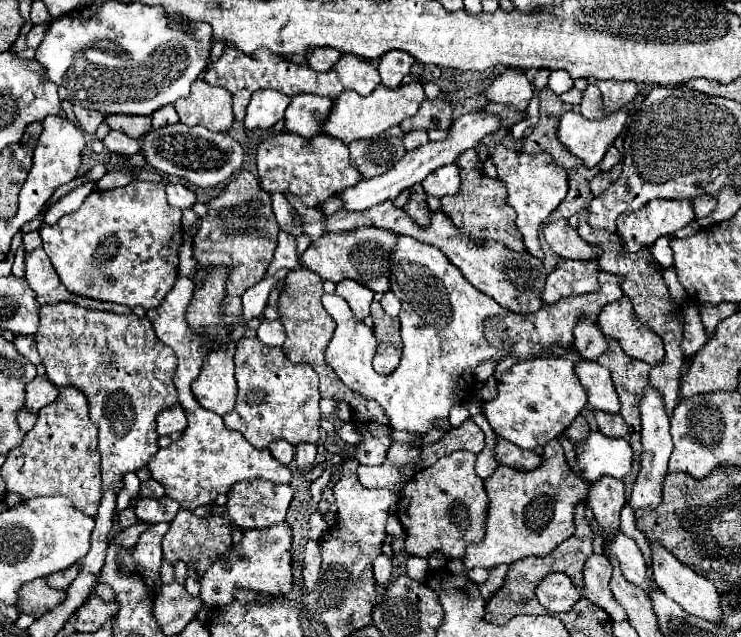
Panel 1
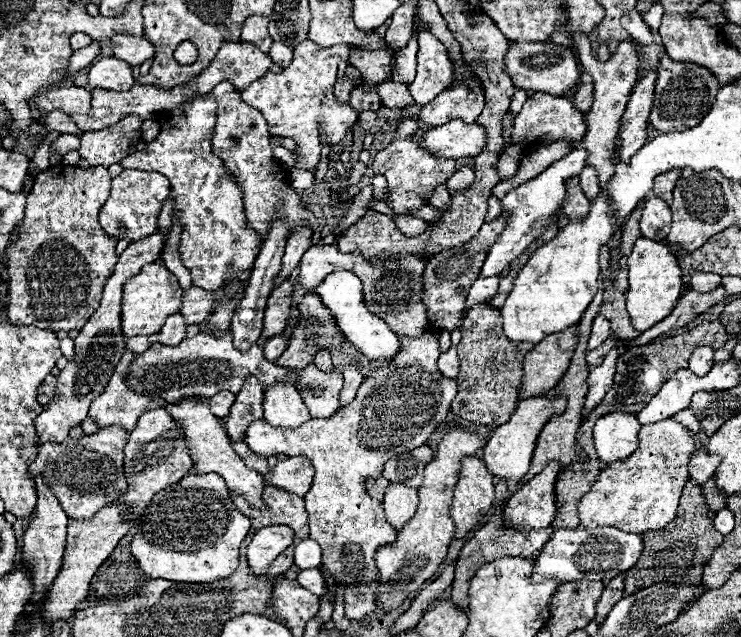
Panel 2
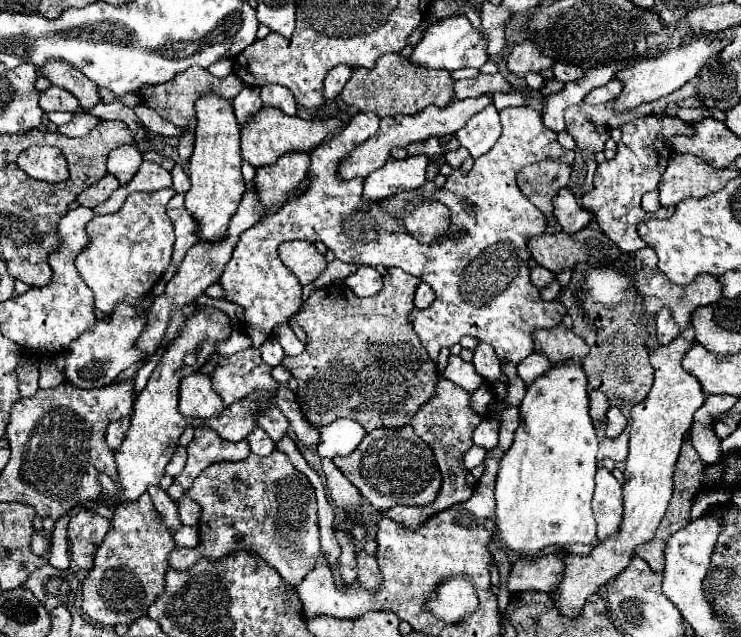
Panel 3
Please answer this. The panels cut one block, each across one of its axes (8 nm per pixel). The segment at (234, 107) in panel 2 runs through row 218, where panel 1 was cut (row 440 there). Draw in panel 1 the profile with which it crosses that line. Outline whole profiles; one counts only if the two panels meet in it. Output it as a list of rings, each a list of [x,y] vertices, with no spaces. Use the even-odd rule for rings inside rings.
[[[240,338],[236,342],[234,364],[238,398],[234,410],[224,416],[228,430],[240,432],[254,448],[266,448],[274,440],[286,440],[294,446],[320,440],[320,394],[312,366],[288,362],[282,348],[266,346],[258,338]]]

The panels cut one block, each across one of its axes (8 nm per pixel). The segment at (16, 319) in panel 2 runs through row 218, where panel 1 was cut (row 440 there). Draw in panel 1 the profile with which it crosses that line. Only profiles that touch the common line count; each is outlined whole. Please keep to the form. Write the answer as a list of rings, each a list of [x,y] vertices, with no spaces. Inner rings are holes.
[[[74,386],[58,388],[60,394],[56,402],[40,408],[38,422],[30,432],[26,432],[24,442],[12,448],[2,466],[2,478],[6,480],[6,490],[20,494],[24,500],[38,496],[66,496],[72,500],[74,508],[84,510],[88,516],[96,516],[100,498],[102,498],[102,478],[100,478],[100,454],[96,450],[98,430],[96,424],[88,416],[88,402],[80,390]]]

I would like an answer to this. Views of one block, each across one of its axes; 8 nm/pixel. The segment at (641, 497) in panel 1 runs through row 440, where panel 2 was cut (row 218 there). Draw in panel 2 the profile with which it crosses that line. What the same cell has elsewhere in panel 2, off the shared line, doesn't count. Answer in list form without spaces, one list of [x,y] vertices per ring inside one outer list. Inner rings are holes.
[[[650,196],[644,202],[644,210],[642,210],[642,220],[640,220],[642,236],[654,242],[662,242],[670,232],[670,224],[672,224],[670,206],[664,204],[664,200]]]

